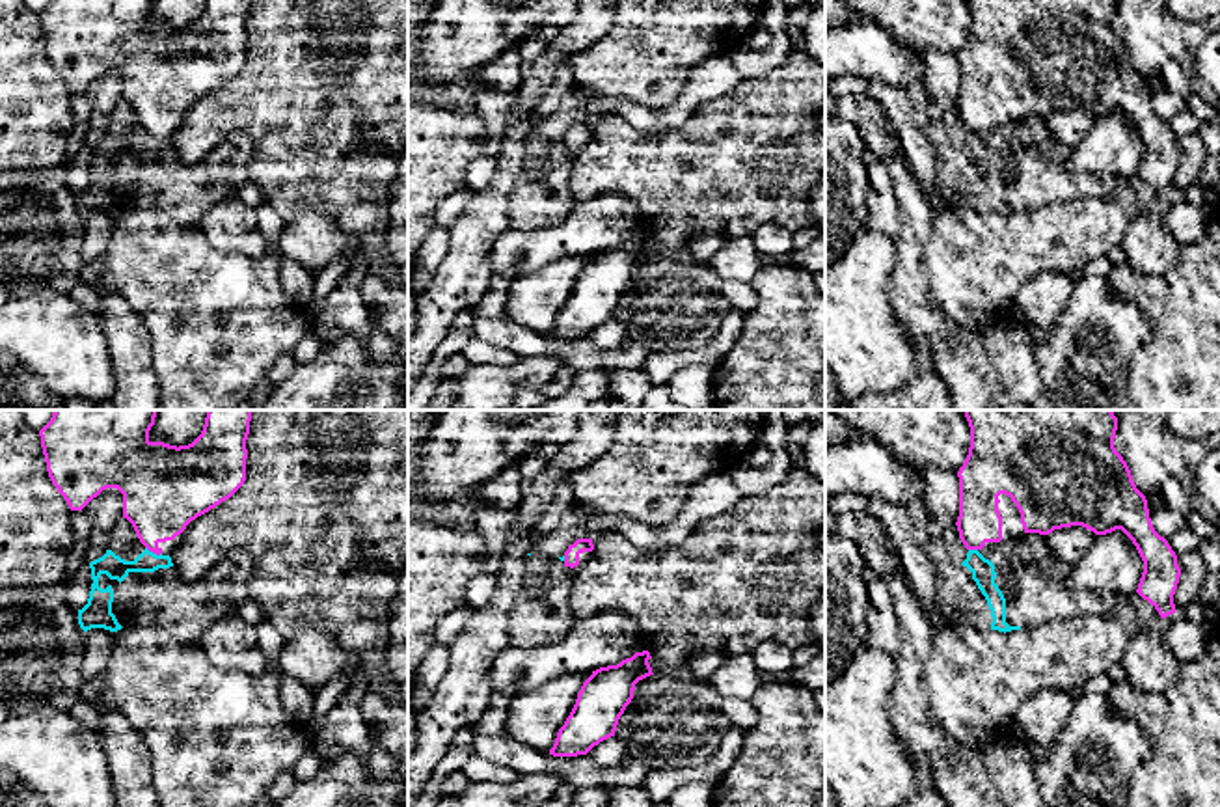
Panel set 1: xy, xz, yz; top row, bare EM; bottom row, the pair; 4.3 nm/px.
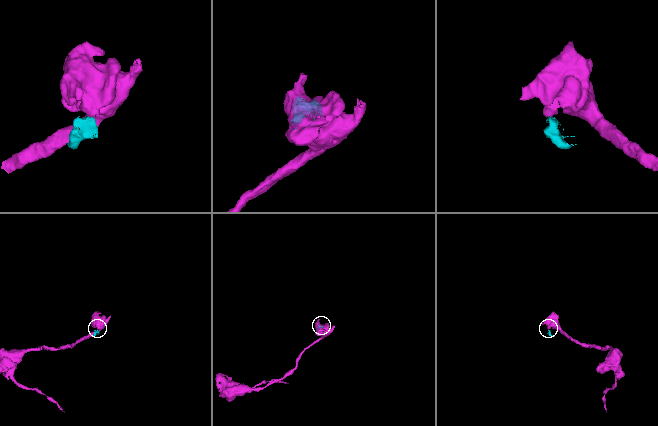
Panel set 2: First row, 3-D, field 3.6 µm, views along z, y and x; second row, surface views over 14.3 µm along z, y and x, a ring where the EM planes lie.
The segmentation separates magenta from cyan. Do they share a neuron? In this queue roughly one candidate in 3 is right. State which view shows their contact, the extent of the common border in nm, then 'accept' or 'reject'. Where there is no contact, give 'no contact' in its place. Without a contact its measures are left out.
meets magenta in xy; contact 80 nm long; reject

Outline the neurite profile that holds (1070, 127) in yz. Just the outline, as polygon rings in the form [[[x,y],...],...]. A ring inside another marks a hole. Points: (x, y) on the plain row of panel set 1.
[[[1071,108],[1049,116],[1047,125],[1058,144],[1075,149],[1088,136],[1095,119],[1093,114],[1082,108]]]

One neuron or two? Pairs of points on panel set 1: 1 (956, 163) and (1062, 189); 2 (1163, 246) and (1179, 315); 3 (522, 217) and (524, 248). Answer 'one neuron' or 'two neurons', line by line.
1: one neuron
2: two neurons
3: two neurons

